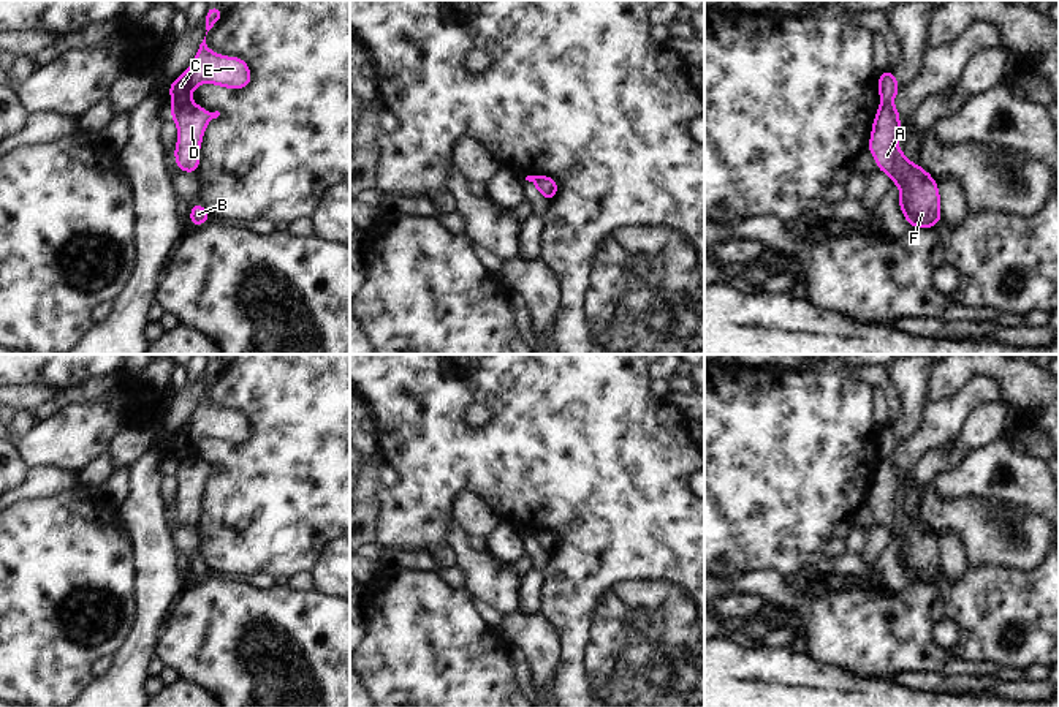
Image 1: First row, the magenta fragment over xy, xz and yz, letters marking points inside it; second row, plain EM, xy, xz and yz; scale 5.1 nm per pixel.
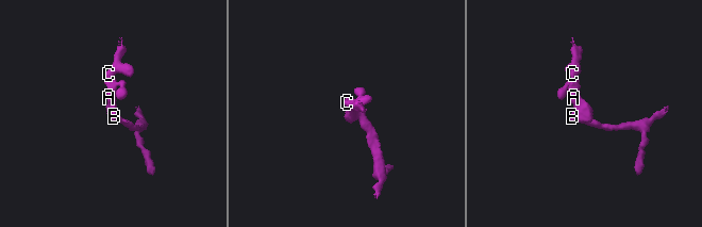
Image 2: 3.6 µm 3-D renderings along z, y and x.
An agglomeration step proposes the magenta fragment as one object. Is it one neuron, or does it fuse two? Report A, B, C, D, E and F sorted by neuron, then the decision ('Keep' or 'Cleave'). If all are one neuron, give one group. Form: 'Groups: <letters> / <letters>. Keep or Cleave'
Groups: A B D F / C E. Cleave

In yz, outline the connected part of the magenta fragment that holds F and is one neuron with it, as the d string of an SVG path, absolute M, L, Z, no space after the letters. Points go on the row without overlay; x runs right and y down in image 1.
M893 457L880 459L874 471L869 506L877 522L899 539L899 563L913 582L929 584L942 574L937 535L898 501L901 468Z

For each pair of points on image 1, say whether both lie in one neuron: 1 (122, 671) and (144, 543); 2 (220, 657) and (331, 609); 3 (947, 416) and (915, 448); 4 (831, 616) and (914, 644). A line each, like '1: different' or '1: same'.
1: same
2: same
3: same
4: same

